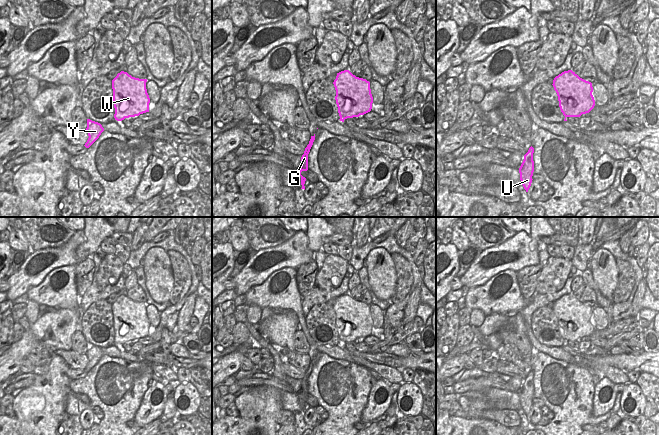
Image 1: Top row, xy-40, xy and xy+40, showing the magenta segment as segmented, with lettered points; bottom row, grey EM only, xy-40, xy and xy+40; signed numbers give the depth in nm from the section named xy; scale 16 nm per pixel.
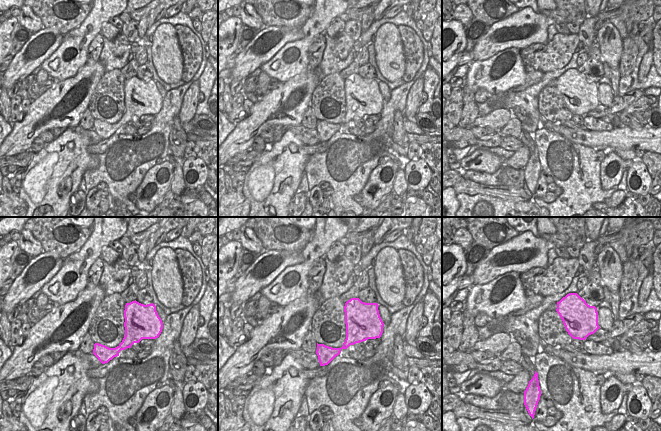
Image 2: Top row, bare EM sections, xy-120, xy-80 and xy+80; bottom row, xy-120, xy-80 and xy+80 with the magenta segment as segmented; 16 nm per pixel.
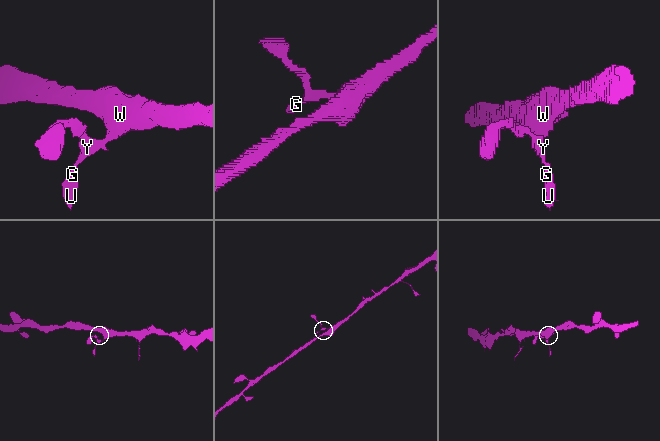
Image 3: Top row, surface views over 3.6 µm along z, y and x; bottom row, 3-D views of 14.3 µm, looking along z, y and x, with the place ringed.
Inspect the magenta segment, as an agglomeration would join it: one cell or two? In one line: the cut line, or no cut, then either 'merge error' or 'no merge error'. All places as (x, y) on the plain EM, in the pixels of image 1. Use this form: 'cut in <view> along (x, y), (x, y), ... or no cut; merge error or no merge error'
no cut; no merge error

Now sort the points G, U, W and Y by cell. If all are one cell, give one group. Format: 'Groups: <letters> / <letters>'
Groups: G U W Y.

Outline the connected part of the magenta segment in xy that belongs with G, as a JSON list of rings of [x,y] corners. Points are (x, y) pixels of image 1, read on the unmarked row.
[[[315,358],[311,360],[309,368],[305,372],[304,378],[301,381],[301,390],[298,392],[298,398],[301,401],[301,409],[302,409],[301,413],[304,413],[304,414],[305,414],[304,408],[305,408],[306,402],[301,399],[301,396],[308,394],[308,378],[310,376],[310,373],[313,369],[314,364],[315,364]]]

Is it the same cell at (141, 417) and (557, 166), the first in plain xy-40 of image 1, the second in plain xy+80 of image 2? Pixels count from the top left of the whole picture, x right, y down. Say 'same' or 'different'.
different

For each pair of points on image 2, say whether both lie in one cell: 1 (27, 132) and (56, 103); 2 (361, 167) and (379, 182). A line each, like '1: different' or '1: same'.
1: same
2: different

